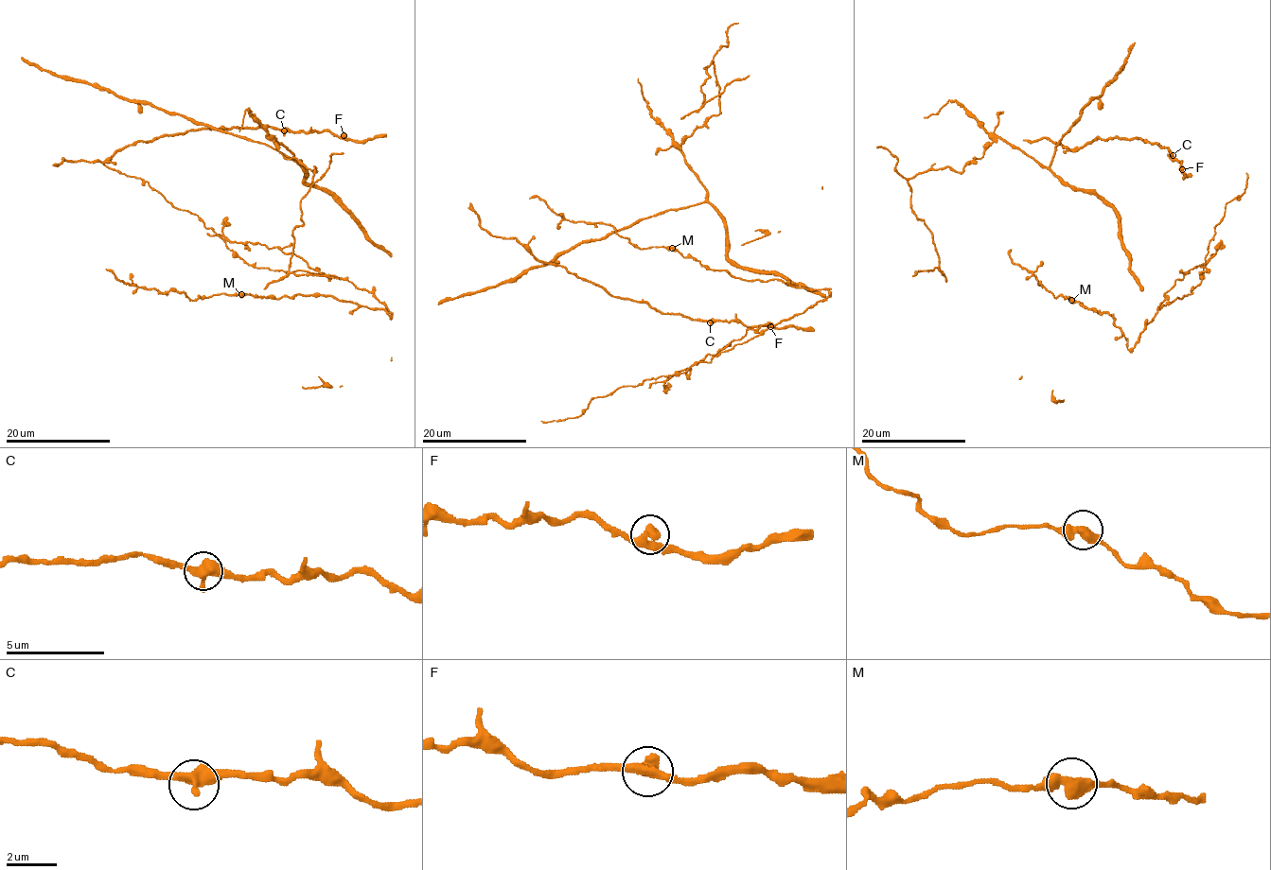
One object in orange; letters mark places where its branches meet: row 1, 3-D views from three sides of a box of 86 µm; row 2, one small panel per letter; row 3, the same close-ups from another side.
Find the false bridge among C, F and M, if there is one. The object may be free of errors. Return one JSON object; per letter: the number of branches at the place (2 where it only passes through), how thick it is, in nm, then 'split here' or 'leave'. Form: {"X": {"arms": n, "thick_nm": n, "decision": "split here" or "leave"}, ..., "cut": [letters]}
{"C": {"arms": 2, "thick_nm": 480, "decision": "leave"}, "F": {"arms": 2, "thick_nm": 460, "decision": "leave"}, "M": {"arms": 2, "thick_nm": 500, "decision": "split here"}, "cut": ["M"]}

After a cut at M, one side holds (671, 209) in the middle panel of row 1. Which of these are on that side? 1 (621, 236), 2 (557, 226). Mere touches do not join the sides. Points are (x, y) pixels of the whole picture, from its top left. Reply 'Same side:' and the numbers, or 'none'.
Same side: none

